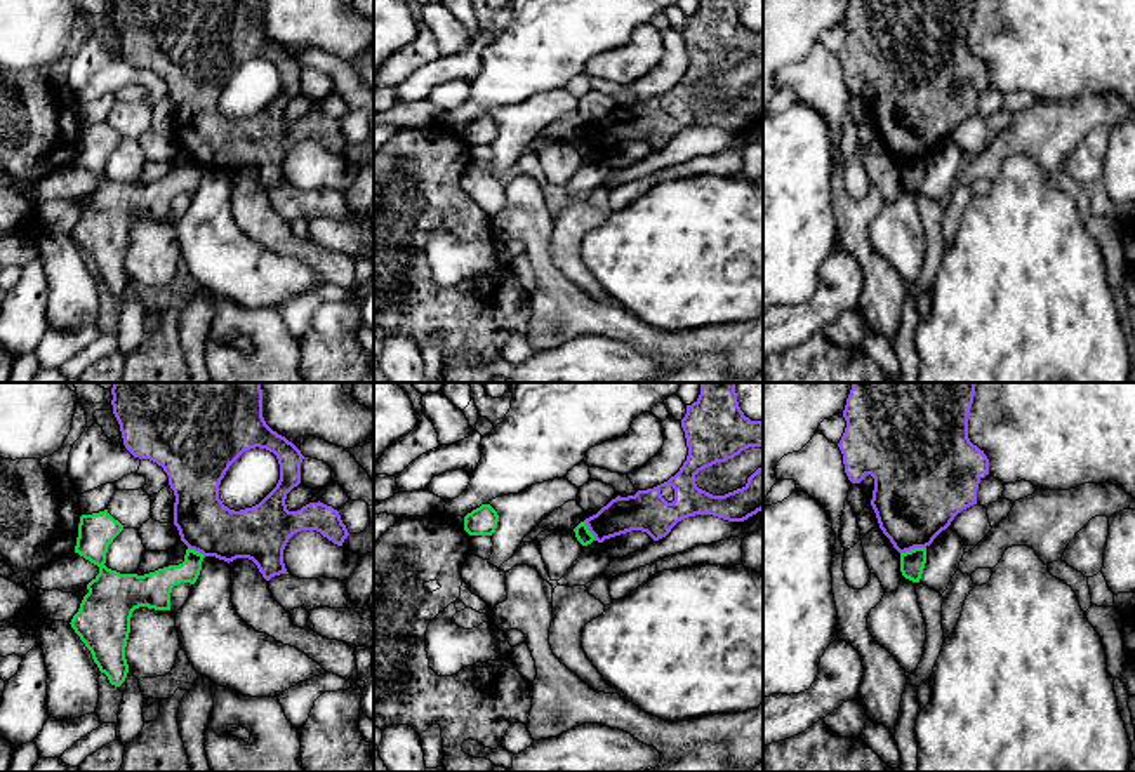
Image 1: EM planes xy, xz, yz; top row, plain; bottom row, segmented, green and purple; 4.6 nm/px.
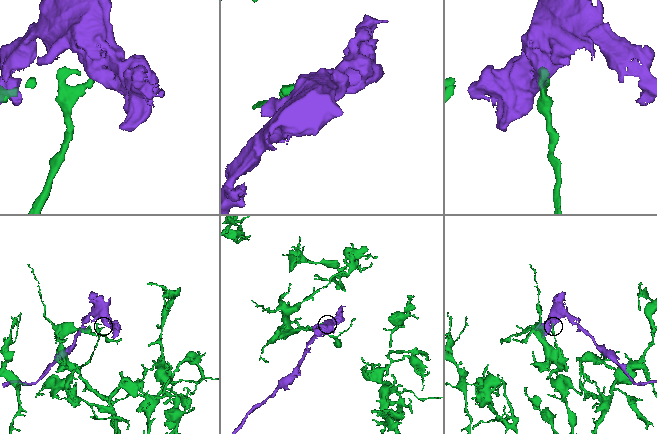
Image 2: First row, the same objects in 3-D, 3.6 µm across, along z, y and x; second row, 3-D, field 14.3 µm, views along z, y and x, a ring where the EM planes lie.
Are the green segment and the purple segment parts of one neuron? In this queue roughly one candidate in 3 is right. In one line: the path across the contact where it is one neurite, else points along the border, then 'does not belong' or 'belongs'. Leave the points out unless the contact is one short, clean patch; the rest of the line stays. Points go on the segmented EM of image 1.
along yz (925, 546), (915, 546), (901, 553) | does not belong

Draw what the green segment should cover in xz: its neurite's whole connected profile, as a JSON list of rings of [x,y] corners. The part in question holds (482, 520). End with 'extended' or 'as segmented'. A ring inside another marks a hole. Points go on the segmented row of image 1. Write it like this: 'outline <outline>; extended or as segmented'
outline [[[481,504],[464,516],[464,530],[469,536],[492,536],[497,529],[499,515],[490,504]]]; as segmented

